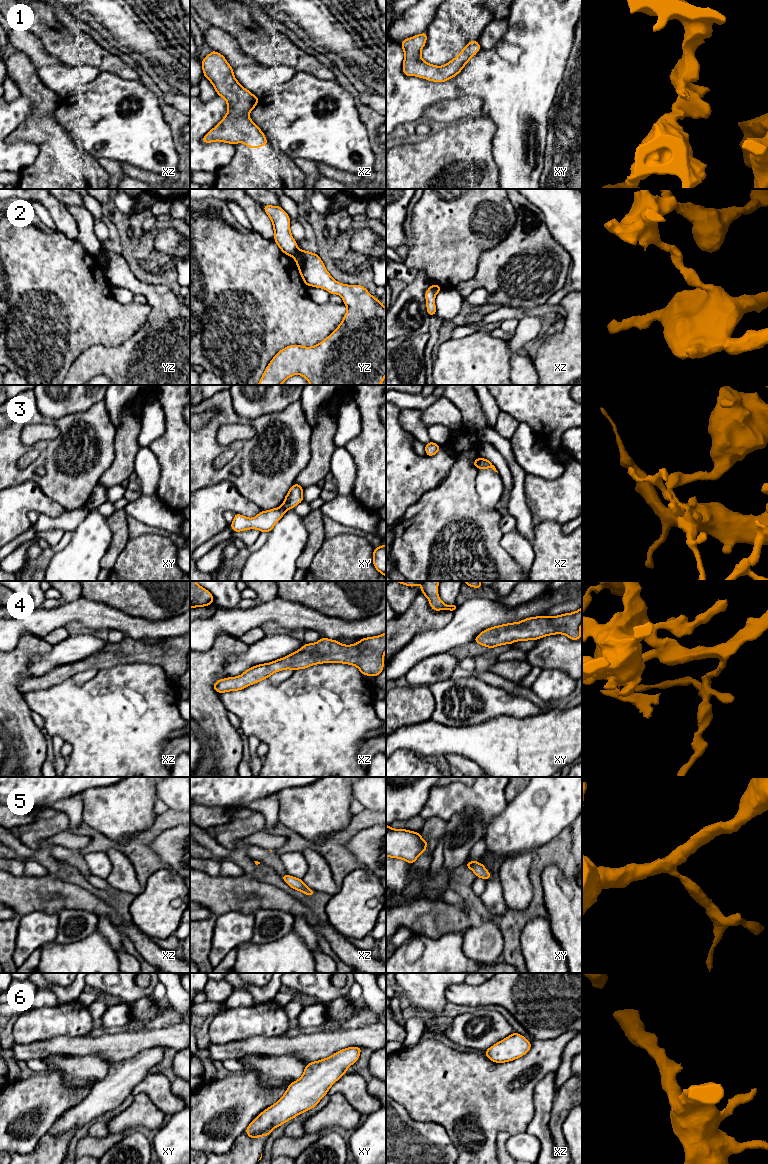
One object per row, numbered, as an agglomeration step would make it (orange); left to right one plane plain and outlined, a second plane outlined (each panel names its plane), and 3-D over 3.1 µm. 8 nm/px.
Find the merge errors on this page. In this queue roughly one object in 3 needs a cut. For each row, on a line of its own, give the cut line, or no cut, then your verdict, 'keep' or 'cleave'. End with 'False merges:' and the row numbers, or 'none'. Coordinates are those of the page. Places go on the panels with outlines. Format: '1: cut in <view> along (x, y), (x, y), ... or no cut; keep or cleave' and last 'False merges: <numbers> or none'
1: no cut; keep
2: cut in yz along (297, 248), (291, 255); cleave
3: cut in xy along (281, 506), (286, 509); cleave
4: no cut; keep
5: no cut; keep
6: no cut; keep
False merges: 2, 3

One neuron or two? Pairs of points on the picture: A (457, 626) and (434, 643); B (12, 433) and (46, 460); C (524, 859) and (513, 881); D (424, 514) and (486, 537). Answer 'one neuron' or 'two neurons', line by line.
A: one neuron
B: one neuron
C: one neuron
D: one neuron

